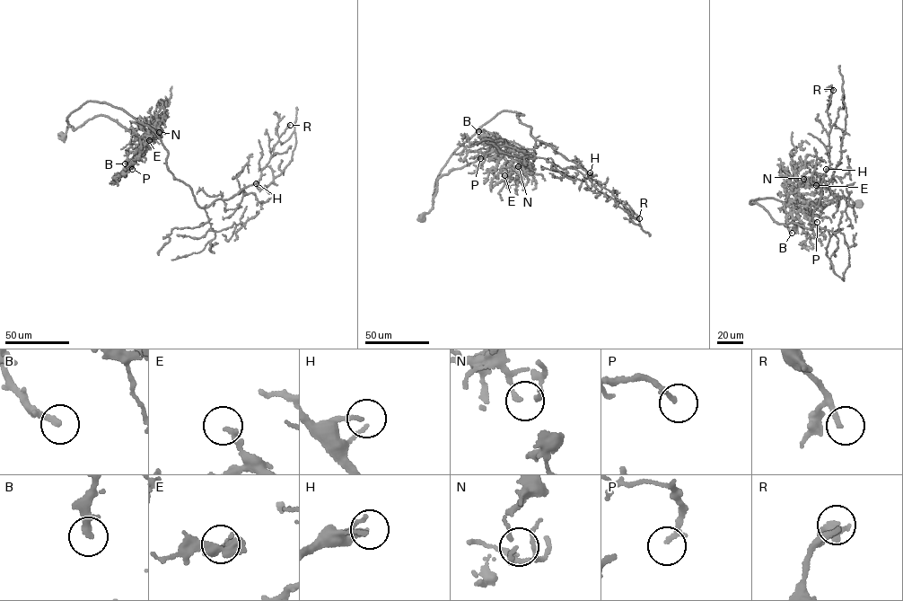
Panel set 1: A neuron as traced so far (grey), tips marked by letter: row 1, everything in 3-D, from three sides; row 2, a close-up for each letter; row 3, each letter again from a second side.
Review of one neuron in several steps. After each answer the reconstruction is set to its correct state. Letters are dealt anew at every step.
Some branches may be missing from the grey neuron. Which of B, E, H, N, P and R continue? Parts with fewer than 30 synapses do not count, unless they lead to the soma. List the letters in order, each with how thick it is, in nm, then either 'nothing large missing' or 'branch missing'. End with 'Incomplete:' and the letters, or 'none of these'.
B: 260 nm | branch missing
E: 200 nm | nothing large missing
H: 130 nm | nothing large missing
N: 130 nm | nothing large missing
P: 180 nm | branch missing
R: 190 nm | branch missing
Incomplete: B, P, R

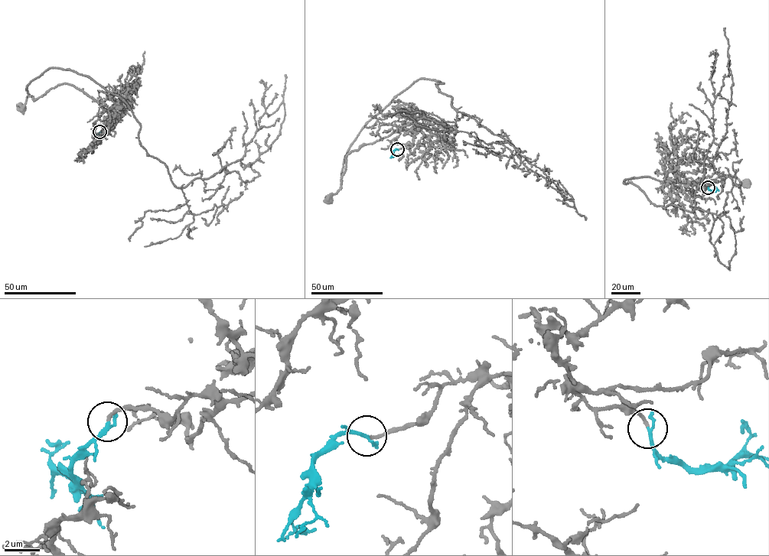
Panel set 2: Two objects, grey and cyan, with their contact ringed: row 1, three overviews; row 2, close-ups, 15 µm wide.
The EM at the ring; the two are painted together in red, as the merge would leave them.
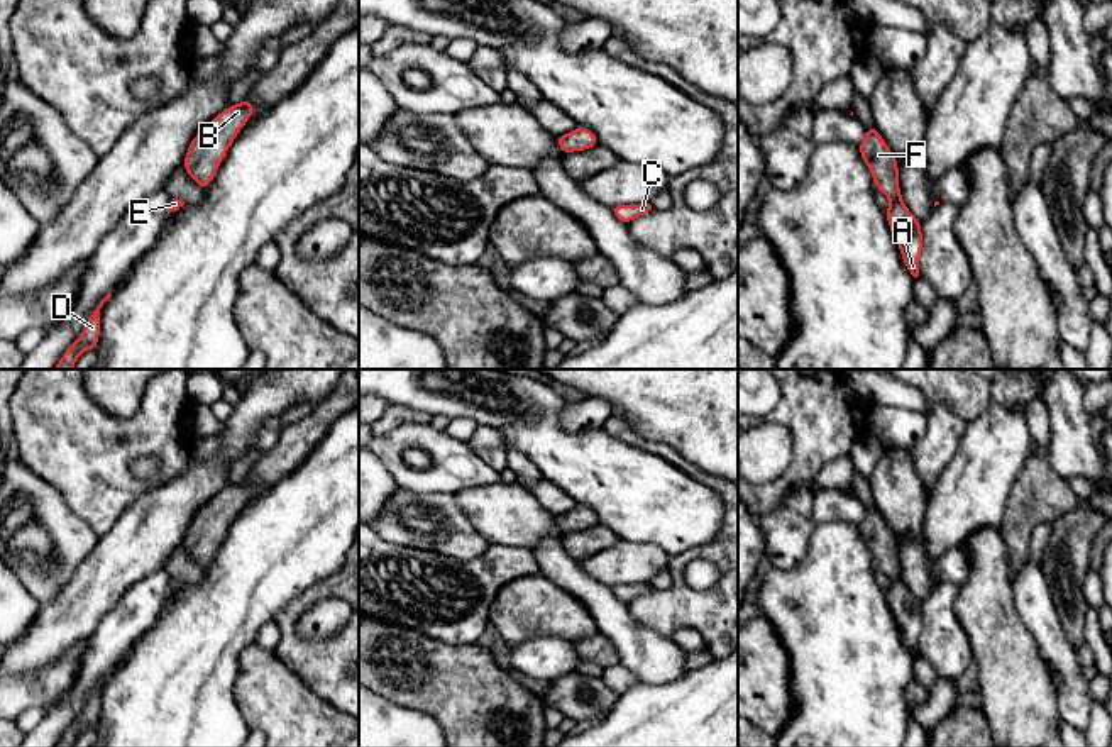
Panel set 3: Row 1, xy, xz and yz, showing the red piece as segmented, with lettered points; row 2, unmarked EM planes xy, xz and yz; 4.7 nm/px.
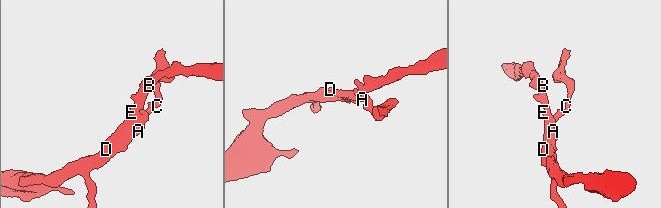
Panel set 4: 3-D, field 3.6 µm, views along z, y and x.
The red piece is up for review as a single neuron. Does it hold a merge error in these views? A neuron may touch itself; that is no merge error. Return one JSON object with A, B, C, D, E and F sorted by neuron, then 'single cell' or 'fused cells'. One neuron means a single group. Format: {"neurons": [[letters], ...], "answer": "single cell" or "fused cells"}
{"neurons": [["A", "B", "C", "D", "E", "F"]], "answer": "single cell"}

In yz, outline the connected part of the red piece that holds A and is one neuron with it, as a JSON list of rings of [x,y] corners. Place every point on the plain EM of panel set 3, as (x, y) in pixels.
[[[872,505],[865,512],[865,518],[858,523],[862,539],[872,552],[875,566],[889,578],[890,584],[885,589],[889,606],[900,628],[902,640],[909,652],[919,656],[919,637],[922,632],[921,601],[909,591],[902,581],[899,566],[899,544],[890,532],[887,522]]]

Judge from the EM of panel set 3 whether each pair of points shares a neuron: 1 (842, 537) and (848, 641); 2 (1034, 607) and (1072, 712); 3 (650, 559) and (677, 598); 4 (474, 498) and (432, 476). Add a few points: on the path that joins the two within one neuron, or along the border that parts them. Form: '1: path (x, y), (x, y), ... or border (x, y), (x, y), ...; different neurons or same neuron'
1: path (842, 563), (842, 615); same neuron
2: path (1048, 632), (1072, 686); same neuron
3: border (671, 559), (667, 568); different neurons
4: border (500, 481), (467, 486), (454, 493); different neurons

